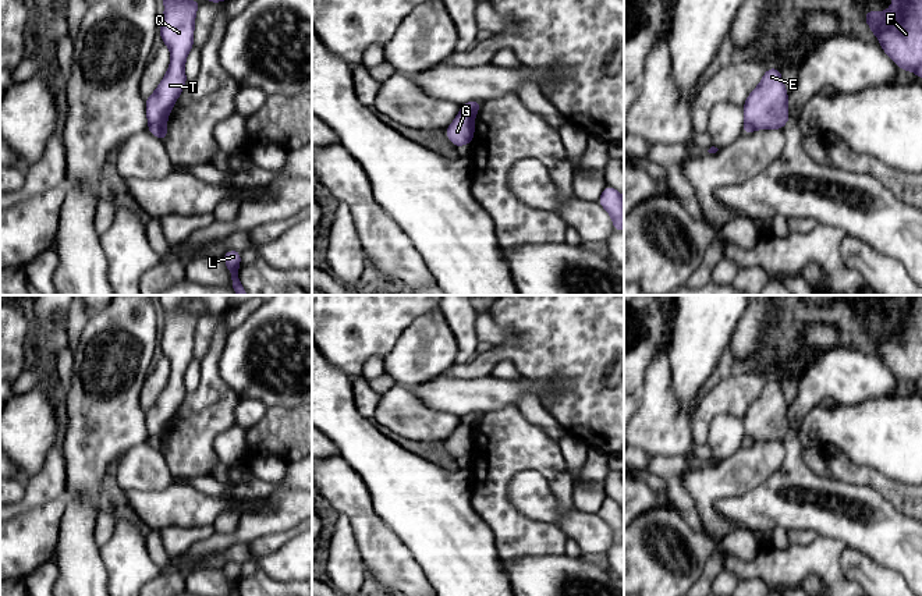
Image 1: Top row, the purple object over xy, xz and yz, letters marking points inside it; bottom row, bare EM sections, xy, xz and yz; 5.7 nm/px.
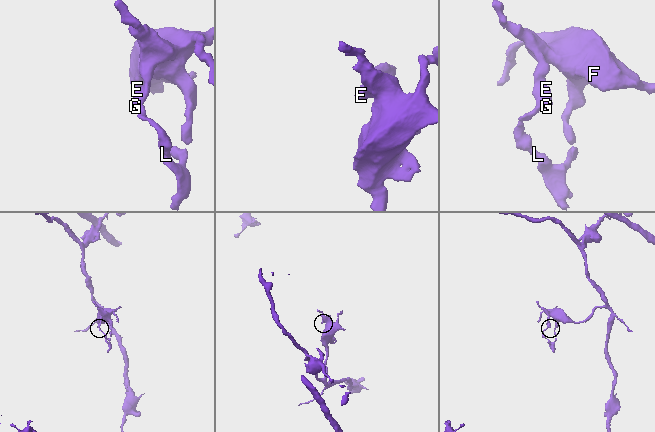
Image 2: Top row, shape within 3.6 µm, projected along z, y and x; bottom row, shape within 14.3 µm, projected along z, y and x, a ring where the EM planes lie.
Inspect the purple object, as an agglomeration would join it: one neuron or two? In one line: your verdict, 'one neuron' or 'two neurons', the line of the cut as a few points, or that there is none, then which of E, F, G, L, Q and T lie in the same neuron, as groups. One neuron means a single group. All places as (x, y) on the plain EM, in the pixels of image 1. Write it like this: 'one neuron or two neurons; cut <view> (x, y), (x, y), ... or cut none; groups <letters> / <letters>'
two neurons; cut xy (165, 433), (149, 436); groups E F G Q T / L

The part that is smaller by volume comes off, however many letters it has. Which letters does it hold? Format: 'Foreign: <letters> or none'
Foreign: L

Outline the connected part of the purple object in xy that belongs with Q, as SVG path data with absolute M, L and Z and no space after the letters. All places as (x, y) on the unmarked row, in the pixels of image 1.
M156 295L157 305L164 312L164 327L159 337L159 345L164 356L169 358L171 363L171 373L164 390L157 397L156 402L145 412L146 430L149 436L166 434L171 421L174 419L180 405L182 404L187 393L185 389L185 372L189 362L194 359L194 340L195 340L195 326L198 319L202 316L196 312L182 312L178 309L184 302L185 297L189 295Z

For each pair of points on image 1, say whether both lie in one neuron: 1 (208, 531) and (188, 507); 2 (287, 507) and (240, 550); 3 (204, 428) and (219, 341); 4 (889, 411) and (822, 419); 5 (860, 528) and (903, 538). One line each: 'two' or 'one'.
1: two
2: two
3: one
4: one
5: one

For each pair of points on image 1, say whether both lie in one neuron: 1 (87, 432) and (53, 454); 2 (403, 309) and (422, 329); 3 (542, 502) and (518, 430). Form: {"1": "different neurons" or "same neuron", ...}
{"1": "different neurons", "2": "different neurons", "3": "different neurons"}

